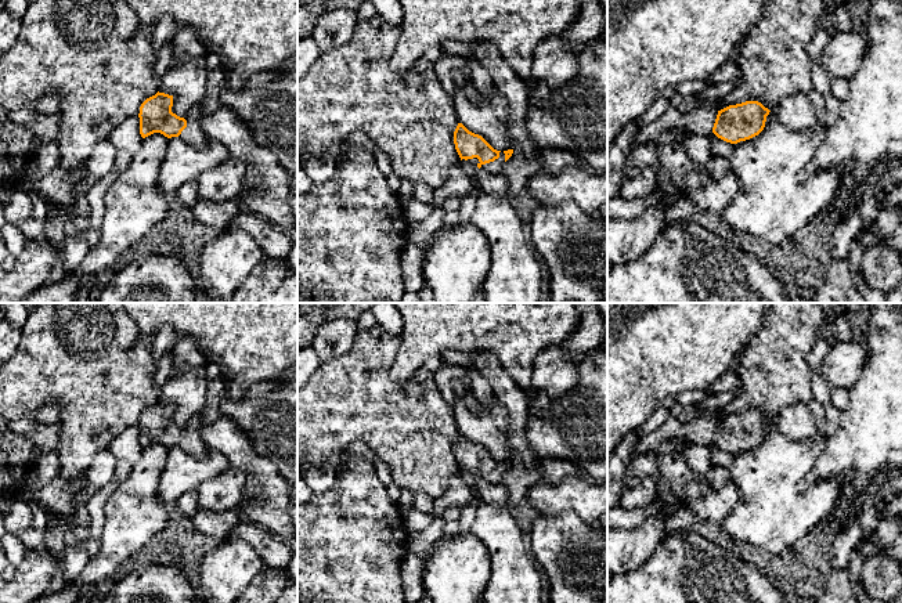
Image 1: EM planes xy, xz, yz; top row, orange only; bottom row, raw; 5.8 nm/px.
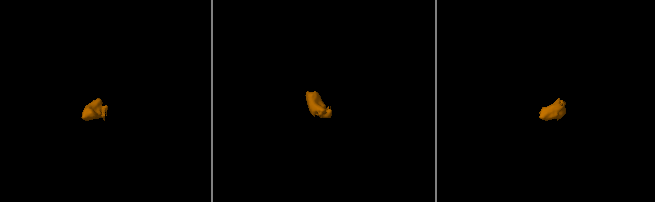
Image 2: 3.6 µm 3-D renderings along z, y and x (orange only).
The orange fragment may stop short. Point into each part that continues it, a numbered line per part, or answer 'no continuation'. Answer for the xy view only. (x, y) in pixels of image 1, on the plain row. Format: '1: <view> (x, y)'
1: xy (192, 444)

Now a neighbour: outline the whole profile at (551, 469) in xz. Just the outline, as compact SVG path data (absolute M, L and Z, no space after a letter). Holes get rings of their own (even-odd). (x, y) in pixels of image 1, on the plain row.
M546 456L540 461L538 473L542 480L558 483L564 477L577 476L581 472L570 461Z

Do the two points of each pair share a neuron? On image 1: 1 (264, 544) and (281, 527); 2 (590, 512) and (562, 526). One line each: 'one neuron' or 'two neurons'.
1: two neurons
2: two neurons

